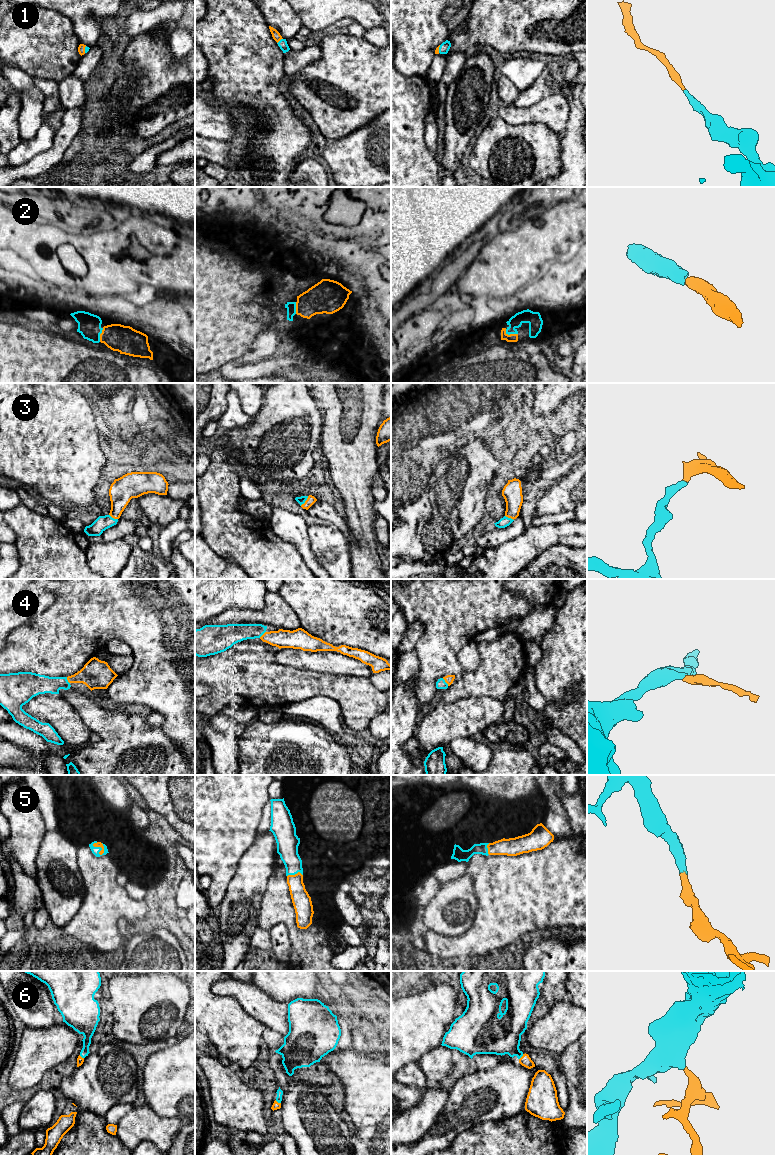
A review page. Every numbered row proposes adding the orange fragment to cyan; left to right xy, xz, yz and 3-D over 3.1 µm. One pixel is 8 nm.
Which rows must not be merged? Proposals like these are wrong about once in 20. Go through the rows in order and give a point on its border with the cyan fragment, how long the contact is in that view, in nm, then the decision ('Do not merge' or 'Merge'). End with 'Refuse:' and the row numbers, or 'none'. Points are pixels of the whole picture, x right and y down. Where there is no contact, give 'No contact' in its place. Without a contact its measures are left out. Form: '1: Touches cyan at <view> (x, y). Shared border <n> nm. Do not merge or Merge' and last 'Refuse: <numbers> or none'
1: Touches cyan at xz (279, 41). Shared border 60 nm. Merge
2: Touches cyan at yz (510, 333). Shared border 110 nm. Merge
3: Touches cyan at xz (305, 500). Shared border 100 nm. Merge
4: Touches cyan at yz (445, 682). Shared border 80 nm. Merge
5: Touches cyan at xy (99, 847). Shared border 130 nm. Merge
6: Touches cyan at xz (278, 1102). Shared border 50 nm. Merge
Refuse: none

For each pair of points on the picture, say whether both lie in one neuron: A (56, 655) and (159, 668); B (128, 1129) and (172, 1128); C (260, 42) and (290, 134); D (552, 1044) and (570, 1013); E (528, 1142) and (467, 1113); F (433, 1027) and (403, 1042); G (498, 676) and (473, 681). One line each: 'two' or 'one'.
A: one
B: one
C: one
D: one
E: two
F: one
G: one

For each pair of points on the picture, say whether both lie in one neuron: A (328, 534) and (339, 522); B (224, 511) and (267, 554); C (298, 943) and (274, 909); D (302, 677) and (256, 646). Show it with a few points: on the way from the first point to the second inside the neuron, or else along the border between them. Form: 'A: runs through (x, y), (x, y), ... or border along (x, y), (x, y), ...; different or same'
A: border along (330, 523), (336, 526), (348, 538); different
B: runs through (235, 522), (256, 543); same
C: runs through (296, 934), (292, 925), (283, 916); same
D: runs through (290, 677), (283, 677), (264, 658); same

